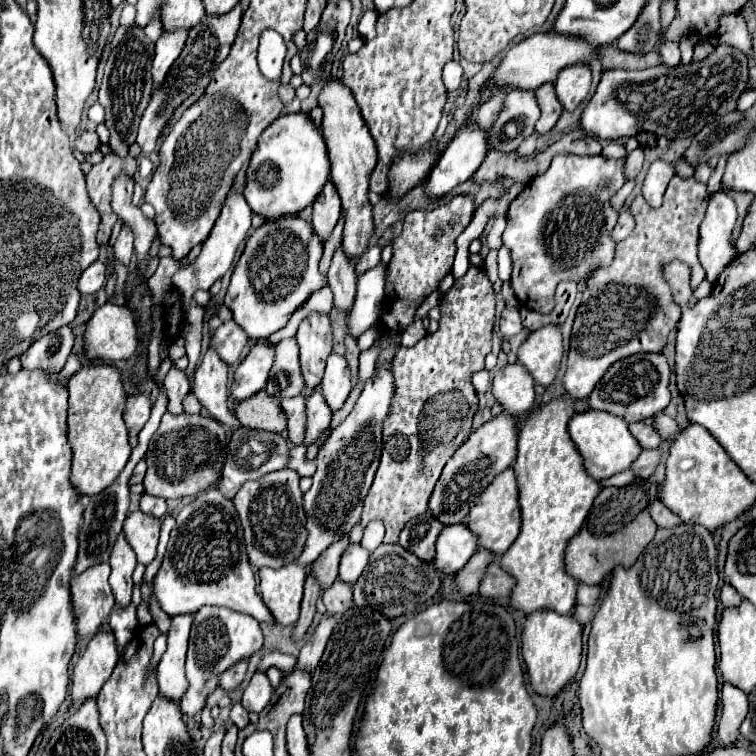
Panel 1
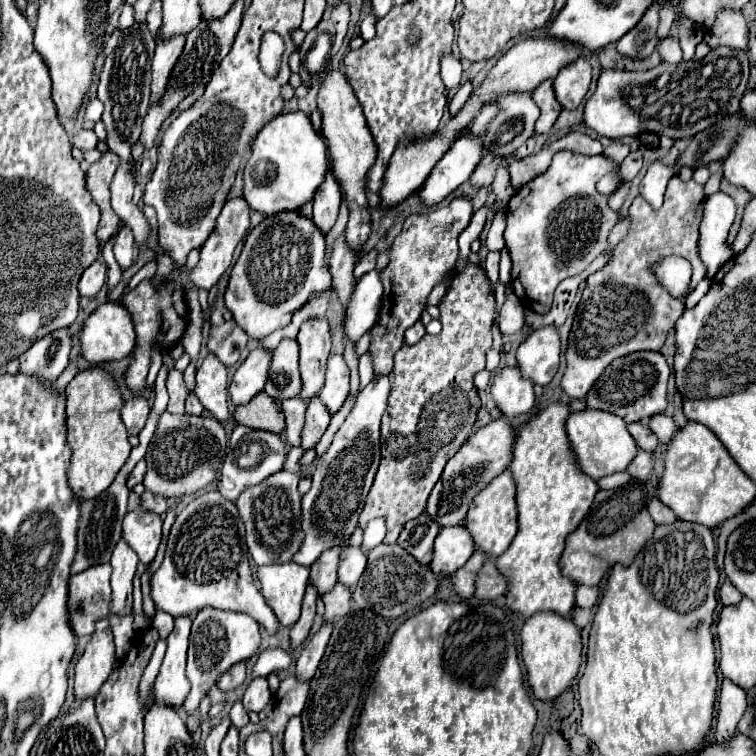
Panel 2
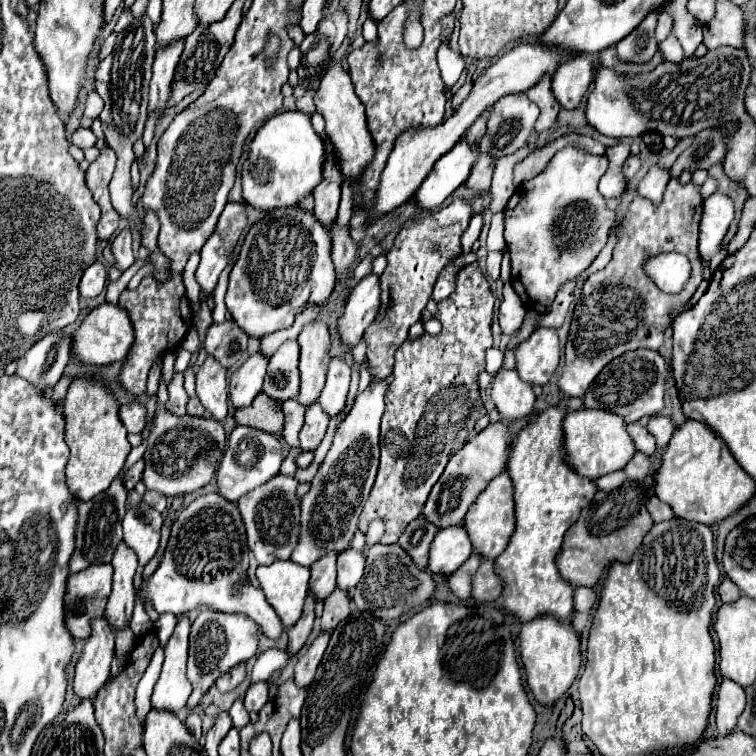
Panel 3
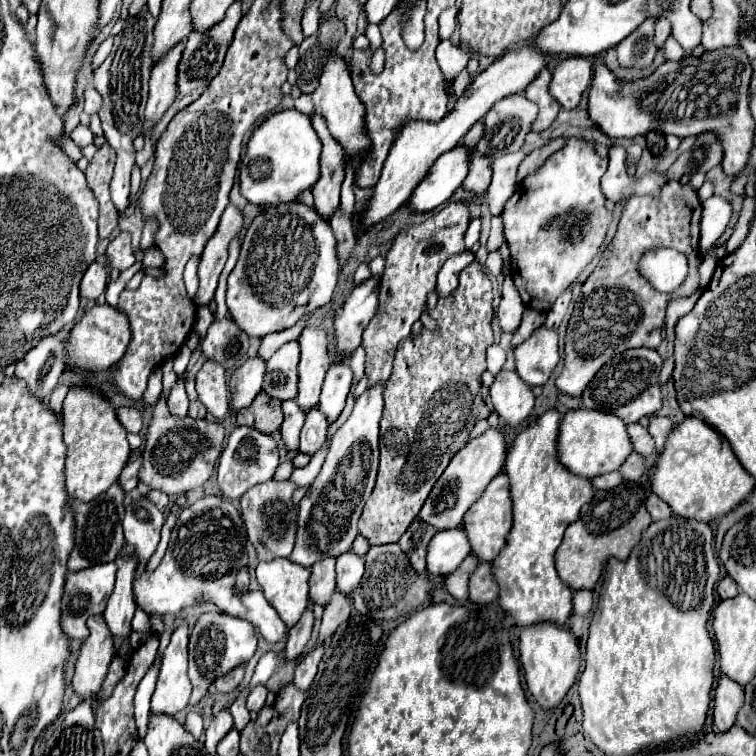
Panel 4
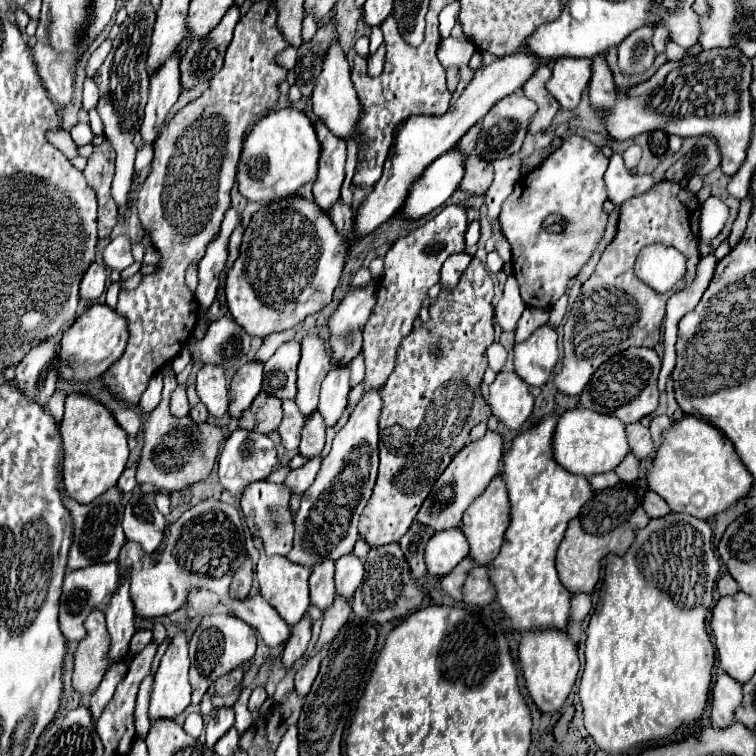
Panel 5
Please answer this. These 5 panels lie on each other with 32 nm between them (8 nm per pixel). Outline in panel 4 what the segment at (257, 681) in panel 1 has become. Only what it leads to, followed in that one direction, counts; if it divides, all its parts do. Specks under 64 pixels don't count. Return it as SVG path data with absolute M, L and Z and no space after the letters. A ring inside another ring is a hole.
M256 686L252 688L250 696L248 696L248 710L250 712L260 712L260 708L264 706L266 702L266 696L268 696L268 690L264 686Z

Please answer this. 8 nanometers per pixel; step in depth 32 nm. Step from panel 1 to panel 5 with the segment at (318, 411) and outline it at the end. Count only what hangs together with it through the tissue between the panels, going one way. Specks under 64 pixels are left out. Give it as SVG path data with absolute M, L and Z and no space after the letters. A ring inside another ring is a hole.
M314 412L308 422L302 428L302 442L300 442L300 456L312 460L316 456L320 456L322 448L324 448L324 420L320 416L320 412Z

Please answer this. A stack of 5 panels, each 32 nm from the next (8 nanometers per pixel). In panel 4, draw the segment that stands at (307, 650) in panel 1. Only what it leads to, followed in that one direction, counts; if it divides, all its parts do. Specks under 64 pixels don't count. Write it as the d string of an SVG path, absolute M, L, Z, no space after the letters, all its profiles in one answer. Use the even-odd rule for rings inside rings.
M318 646L314 648L310 654L302 656L302 662L296 666L296 674L294 674L294 686L300 688L302 692L306 692L318 672L318 664L320 664L320 658L324 654L324 646Z

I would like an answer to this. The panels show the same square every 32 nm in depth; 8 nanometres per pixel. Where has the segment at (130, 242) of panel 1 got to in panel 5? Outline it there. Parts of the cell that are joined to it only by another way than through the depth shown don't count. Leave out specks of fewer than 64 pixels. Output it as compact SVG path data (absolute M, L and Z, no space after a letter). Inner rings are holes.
M120 234L116 236L102 252L102 258L104 258L104 264L110 268L110 270L118 270L122 272L124 268L128 268L134 258L130 254L130 236L128 234Z

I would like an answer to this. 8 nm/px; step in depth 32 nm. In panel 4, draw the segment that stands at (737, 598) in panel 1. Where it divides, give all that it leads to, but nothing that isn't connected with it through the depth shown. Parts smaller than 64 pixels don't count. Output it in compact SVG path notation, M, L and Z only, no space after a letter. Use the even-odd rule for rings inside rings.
M724 576L720 582L718 582L718 594L720 594L720 598L734 598L736 594L738 594L738 586L736 586L736 582L730 578L730 576Z

